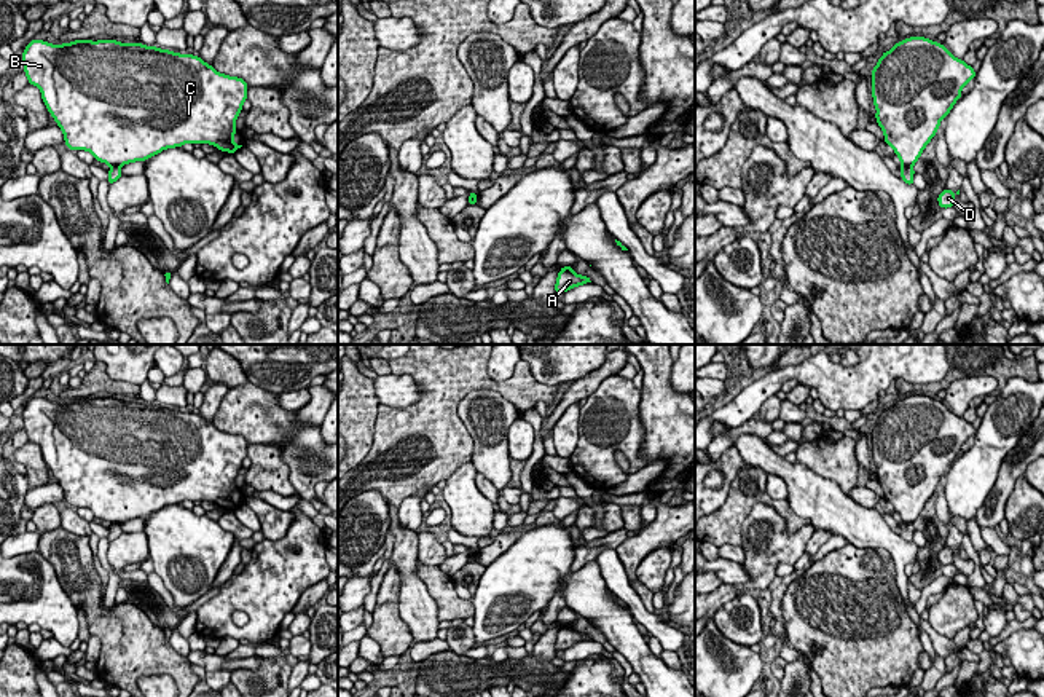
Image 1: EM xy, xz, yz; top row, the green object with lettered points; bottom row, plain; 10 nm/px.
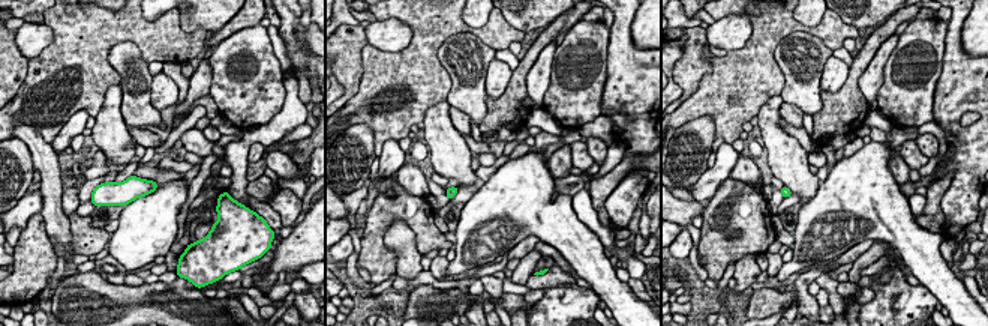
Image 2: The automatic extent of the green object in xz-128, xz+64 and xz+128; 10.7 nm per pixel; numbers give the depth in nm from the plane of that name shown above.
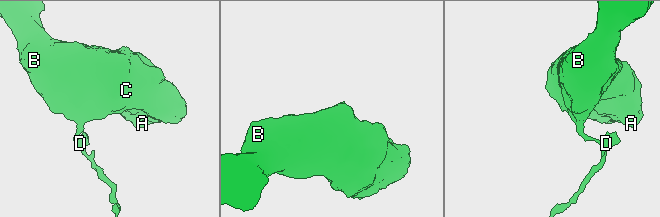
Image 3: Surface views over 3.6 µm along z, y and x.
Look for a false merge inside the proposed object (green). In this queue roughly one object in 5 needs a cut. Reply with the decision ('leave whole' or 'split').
split

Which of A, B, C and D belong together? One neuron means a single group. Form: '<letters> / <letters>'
A B C / D

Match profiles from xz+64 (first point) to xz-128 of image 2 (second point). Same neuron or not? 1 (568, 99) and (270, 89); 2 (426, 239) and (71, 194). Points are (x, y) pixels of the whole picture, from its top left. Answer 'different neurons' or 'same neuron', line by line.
1: same neuron
2: different neurons

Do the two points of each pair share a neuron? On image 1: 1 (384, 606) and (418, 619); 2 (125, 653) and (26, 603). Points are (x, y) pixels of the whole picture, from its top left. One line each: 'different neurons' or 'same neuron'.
1: different neurons
2: different neurons

